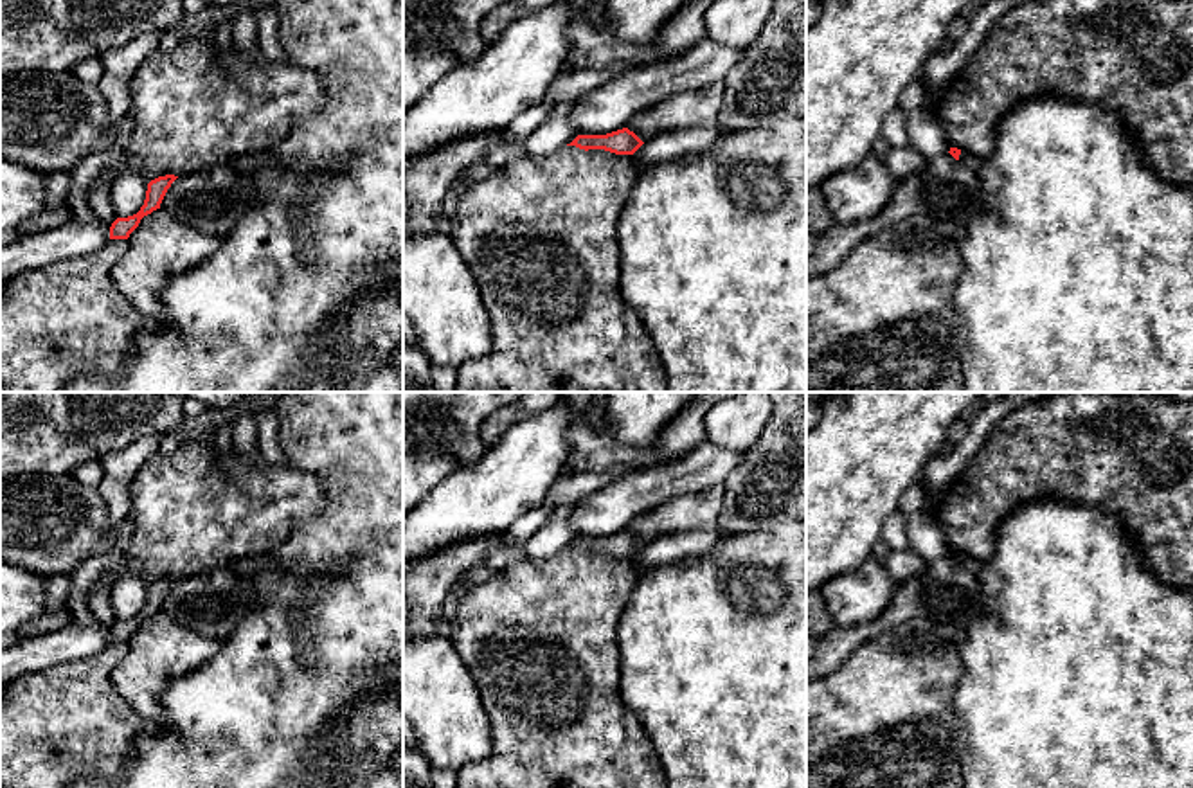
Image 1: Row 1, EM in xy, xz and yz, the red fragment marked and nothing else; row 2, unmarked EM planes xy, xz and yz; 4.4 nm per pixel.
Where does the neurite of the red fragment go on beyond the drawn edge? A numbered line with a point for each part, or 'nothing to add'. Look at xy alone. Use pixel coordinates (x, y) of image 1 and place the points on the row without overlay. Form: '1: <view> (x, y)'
nothing to add

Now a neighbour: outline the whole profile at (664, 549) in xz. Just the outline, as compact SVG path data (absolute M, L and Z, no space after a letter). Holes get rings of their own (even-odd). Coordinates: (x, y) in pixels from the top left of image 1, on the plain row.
M720 527L664 534L646 543L632 560L644 569L660 567L689 556L700 556L727 536L729 533Z

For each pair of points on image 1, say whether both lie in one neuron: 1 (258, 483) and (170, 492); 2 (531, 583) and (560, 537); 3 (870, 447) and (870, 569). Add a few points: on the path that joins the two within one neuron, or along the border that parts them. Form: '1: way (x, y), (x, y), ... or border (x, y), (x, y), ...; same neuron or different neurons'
1: way (236, 492), (191, 492); same neuron
2: border (565, 547), (549, 558), (526, 558); different neurons
3: border (870, 556), (852, 571), (834, 578); different neurons

